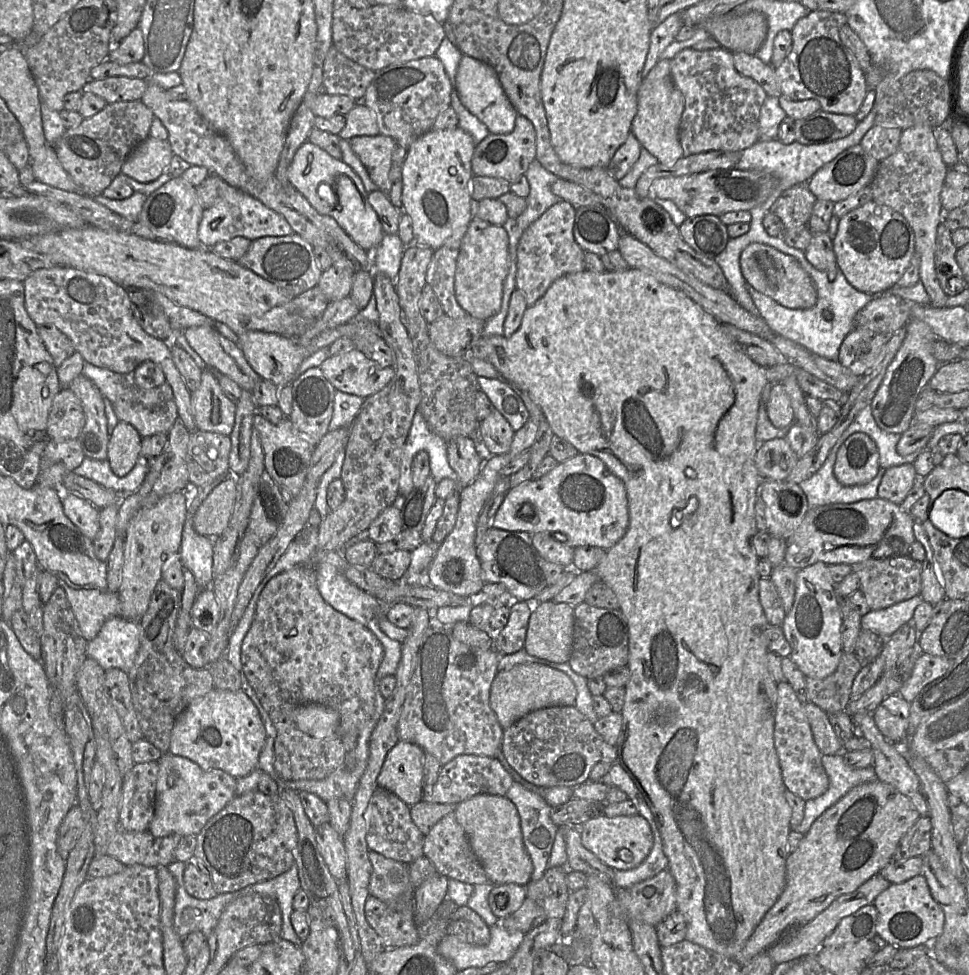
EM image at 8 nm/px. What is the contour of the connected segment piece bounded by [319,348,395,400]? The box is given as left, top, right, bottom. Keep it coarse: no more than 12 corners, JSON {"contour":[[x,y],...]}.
{"contour":[[356,348],[319,368],[337,391],[364,400],[395,374]]}

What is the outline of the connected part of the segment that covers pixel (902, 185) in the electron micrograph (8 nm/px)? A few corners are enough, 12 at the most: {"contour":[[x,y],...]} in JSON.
{"contour":[[933,130],[902,131],[879,161],[873,201],[911,226],[930,305],[948,299],[934,263],[948,170]]}

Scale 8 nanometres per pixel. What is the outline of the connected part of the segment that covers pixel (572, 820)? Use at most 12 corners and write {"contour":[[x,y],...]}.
{"contour":[[572,798],[552,808],[557,826],[580,827],[605,802]]}

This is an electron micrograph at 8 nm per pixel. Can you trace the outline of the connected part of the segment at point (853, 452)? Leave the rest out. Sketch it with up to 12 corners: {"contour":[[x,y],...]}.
{"contour":[[867,434],[842,443],[834,465],[839,483],[864,485],[879,470]]}

